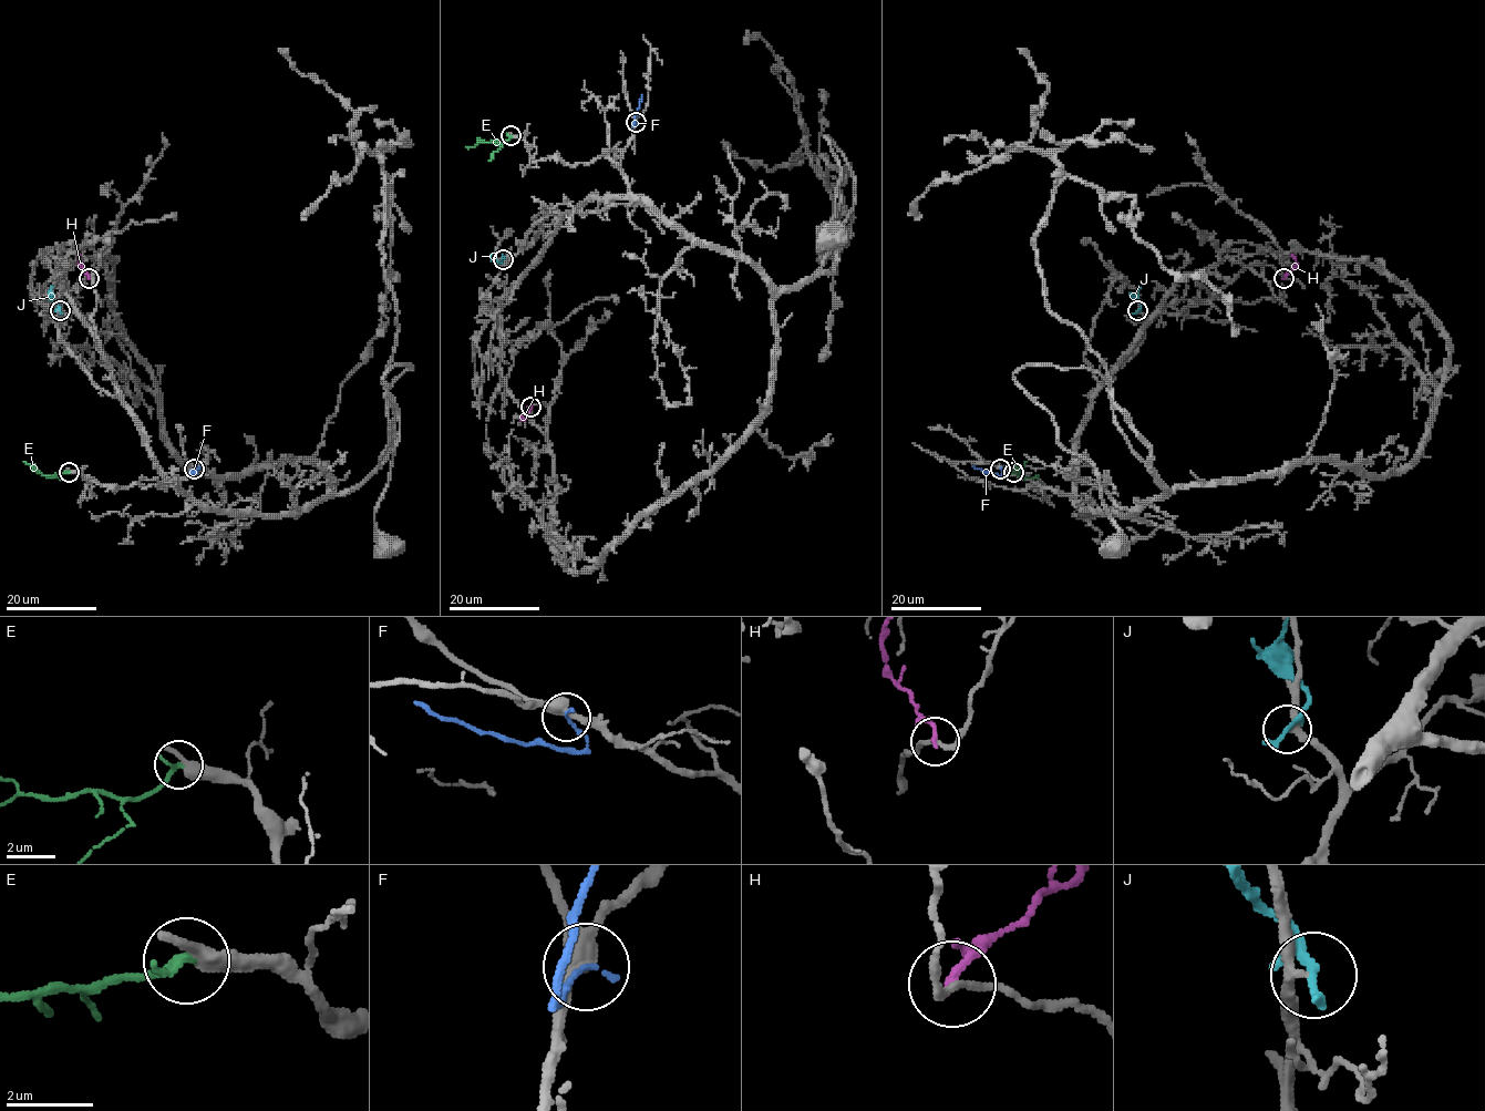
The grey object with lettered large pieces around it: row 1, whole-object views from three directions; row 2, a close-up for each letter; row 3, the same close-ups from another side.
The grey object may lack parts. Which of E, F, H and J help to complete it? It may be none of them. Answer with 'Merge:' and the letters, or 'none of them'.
Merge: E

